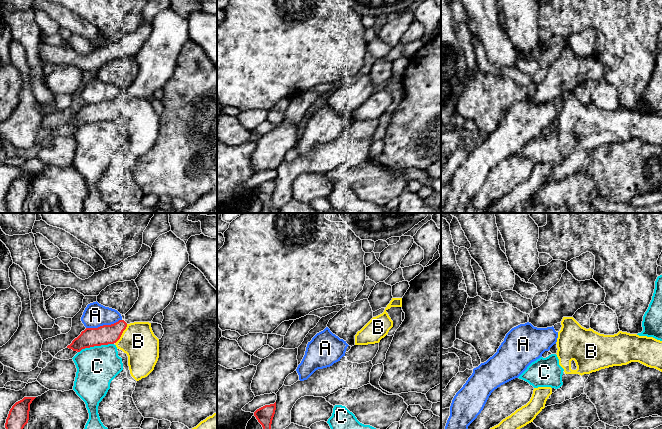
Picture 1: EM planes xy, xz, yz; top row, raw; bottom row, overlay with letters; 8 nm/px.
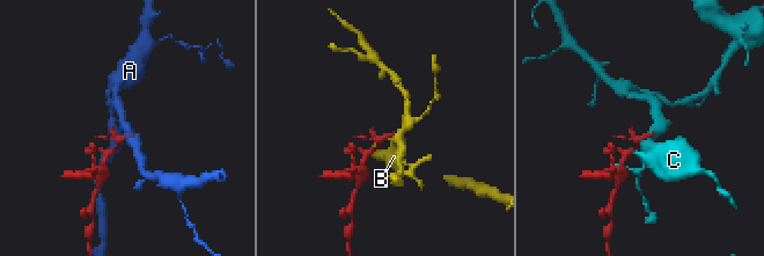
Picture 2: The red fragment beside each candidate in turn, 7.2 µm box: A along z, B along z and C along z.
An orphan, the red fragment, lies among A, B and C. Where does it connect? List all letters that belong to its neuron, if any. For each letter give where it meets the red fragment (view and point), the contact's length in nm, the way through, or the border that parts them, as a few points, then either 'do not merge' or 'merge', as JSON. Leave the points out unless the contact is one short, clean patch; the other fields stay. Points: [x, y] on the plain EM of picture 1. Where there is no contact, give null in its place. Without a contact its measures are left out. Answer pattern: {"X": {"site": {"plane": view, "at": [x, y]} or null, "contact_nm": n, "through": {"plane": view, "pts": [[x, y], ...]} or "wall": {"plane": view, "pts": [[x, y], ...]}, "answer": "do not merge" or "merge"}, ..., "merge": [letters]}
{"A": {"site": {"plane": "xy", "at": [103, 101]}, "contact_nm": 300, "wall": {"plane": "xy", "pts": [[121, 95], [110, 100], [86, 104]]}, "answer": "do not merge"}, "B": {"site": {"plane": "xy", "at": [121, 110]}, "contact_nm": 190, "answer": "do not merge"}, "C": {"site": {"plane": "xy", "at": [95, 121]}, "contact_nm": 300, "answer": "do not merge"}, "merge": []}

